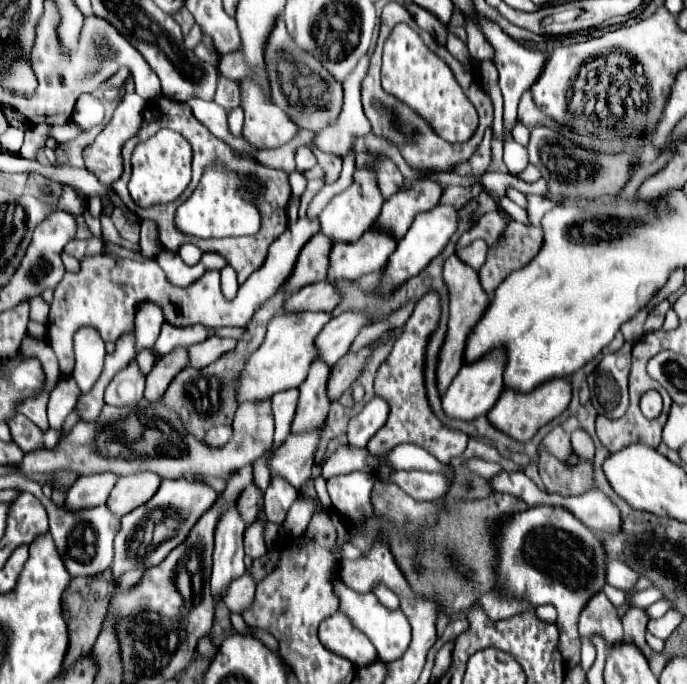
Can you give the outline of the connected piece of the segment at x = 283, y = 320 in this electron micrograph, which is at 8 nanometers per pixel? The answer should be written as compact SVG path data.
M285 312L275 316L269 322L265 342L257 352L251 354L243 370L243 378L239 378L239 402L255 402L271 398L279 390L297 388L305 380L307 370L317 356L315 338L331 318L333 316L327 312Z

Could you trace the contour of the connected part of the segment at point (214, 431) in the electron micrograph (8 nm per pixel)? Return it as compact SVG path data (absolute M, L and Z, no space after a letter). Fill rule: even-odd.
M213 426L213 428L207 432L205 440L209 442L209 446L219 448L229 442L231 434L233 434L233 428L231 428L231 426Z

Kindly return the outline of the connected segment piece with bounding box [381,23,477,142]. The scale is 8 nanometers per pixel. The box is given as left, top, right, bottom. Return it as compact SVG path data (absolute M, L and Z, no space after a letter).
M405 23L397 24L385 42L381 86L387 94L395 96L415 114L419 114L431 126L431 130L447 142L467 140L477 128L477 112L461 92L461 86L457 84L451 68L441 62L425 46L420 36Z

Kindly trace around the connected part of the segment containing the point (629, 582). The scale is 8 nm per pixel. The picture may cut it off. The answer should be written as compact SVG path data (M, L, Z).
M609 562L607 566L607 582L619 590L623 590L625 594L629 594L635 584L639 580L639 574L633 568L627 568L621 562Z

